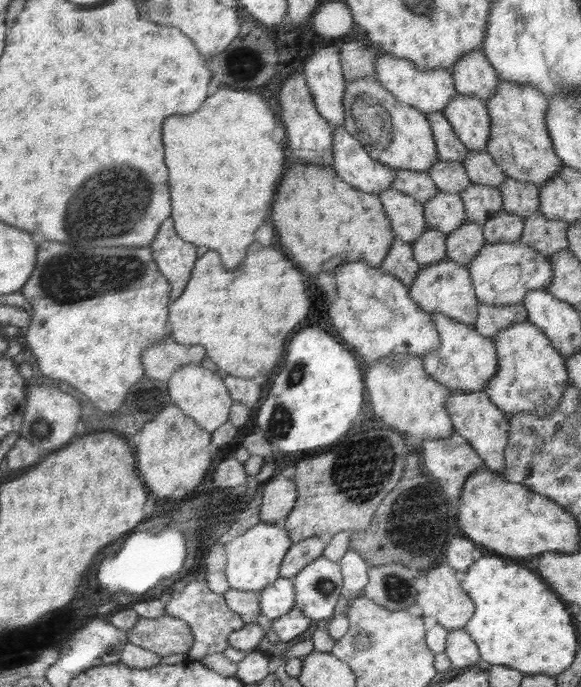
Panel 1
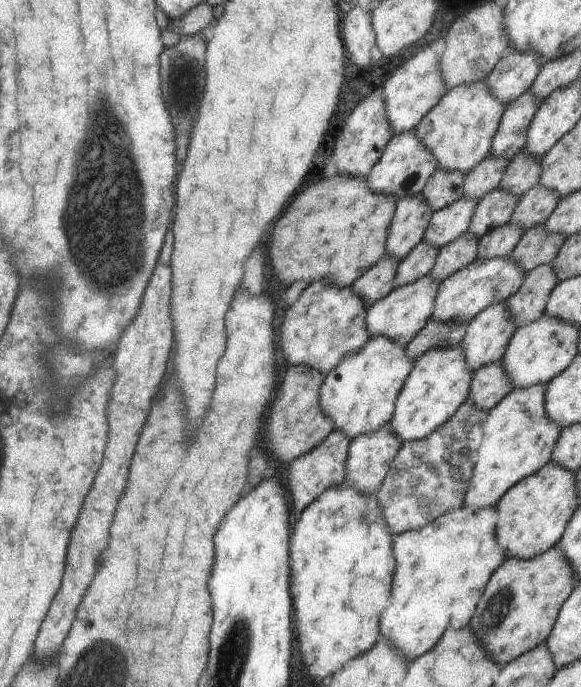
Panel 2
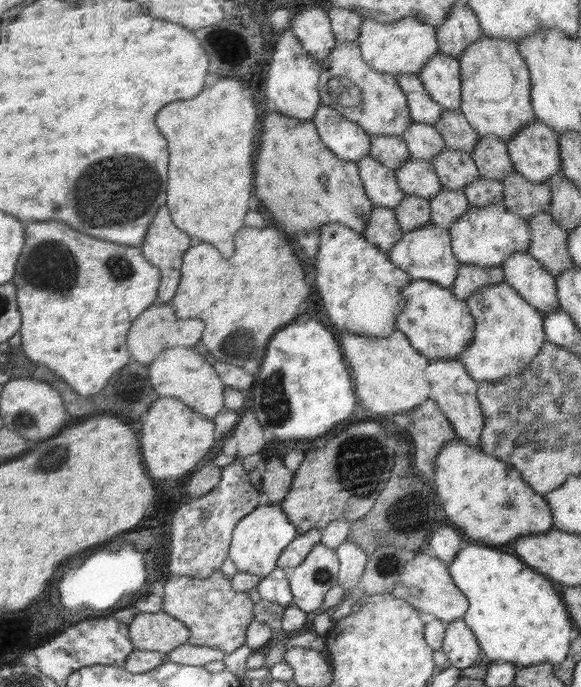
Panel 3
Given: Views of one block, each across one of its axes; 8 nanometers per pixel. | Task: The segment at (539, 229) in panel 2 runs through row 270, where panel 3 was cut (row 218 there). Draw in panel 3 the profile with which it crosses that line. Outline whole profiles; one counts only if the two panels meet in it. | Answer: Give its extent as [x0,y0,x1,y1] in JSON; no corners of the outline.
[503,171,551,220]

